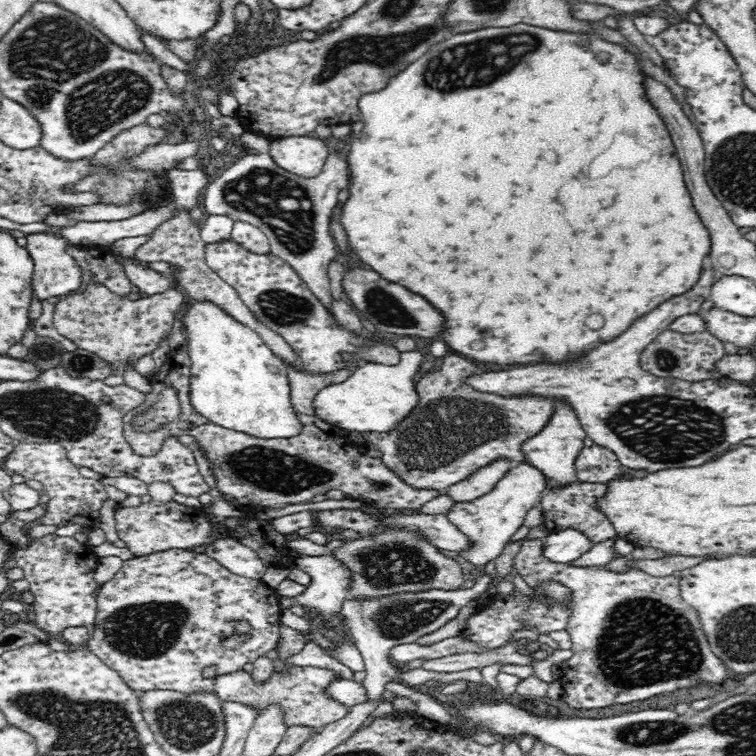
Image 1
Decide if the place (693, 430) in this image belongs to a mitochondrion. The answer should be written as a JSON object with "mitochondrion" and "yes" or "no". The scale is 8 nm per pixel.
{"mitochondrion":"yes"}

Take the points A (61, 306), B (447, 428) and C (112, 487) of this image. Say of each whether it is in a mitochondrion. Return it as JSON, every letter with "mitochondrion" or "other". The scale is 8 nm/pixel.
{"A":"other","B":"mitochondrion","C":"other"}

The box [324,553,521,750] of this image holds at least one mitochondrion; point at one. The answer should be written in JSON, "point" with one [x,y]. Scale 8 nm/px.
{"point":[398,617]}

